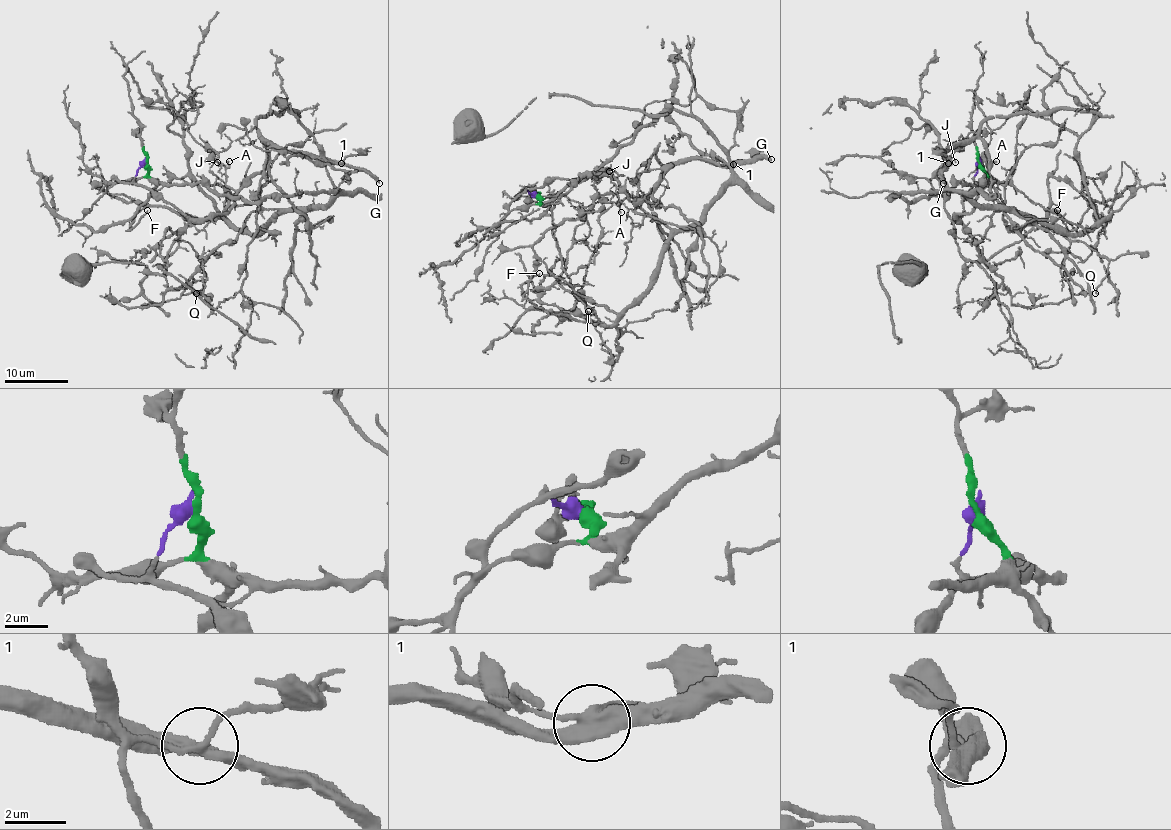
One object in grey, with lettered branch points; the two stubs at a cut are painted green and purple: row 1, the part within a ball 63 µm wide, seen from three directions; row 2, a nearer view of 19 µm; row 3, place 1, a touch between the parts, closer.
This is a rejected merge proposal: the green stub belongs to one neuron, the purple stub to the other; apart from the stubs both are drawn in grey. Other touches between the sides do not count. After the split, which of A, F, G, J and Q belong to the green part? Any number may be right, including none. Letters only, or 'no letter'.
F

